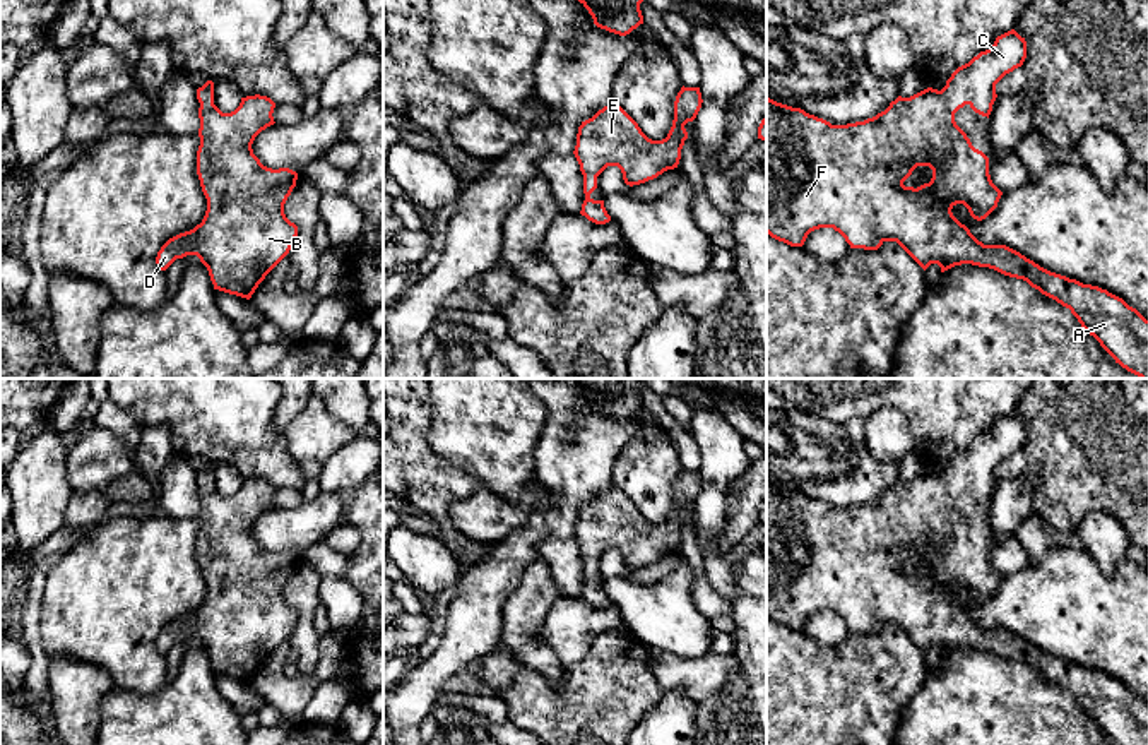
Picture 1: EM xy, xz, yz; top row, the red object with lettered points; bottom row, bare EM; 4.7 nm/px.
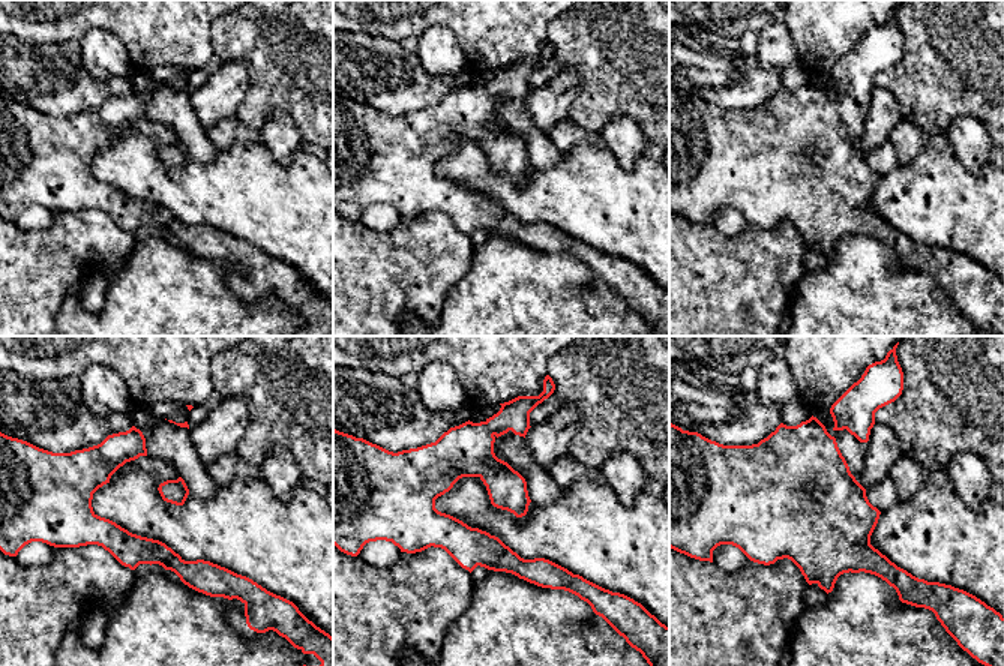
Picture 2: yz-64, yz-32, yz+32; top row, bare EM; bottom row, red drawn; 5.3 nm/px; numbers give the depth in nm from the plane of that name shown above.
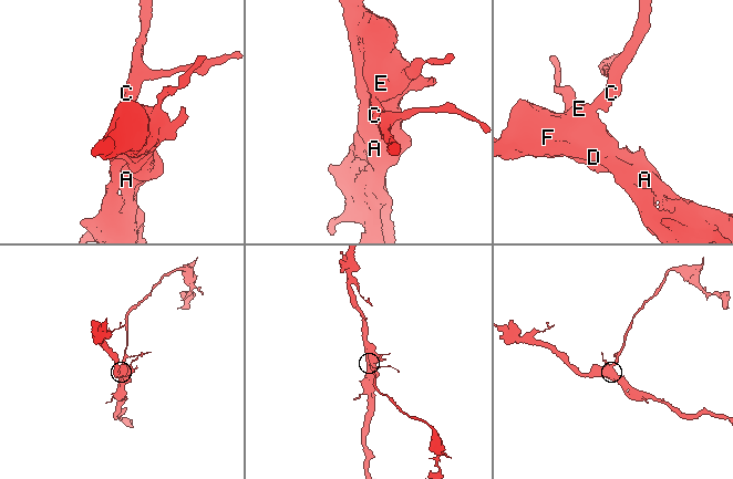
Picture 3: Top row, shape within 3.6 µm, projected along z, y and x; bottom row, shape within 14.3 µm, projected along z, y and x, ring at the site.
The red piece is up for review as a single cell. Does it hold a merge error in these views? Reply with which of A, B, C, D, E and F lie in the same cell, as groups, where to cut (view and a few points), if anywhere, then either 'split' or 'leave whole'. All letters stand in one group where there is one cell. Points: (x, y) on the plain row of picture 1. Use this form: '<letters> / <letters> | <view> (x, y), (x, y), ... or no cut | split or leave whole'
A B C D E F | no cut | leave whole

